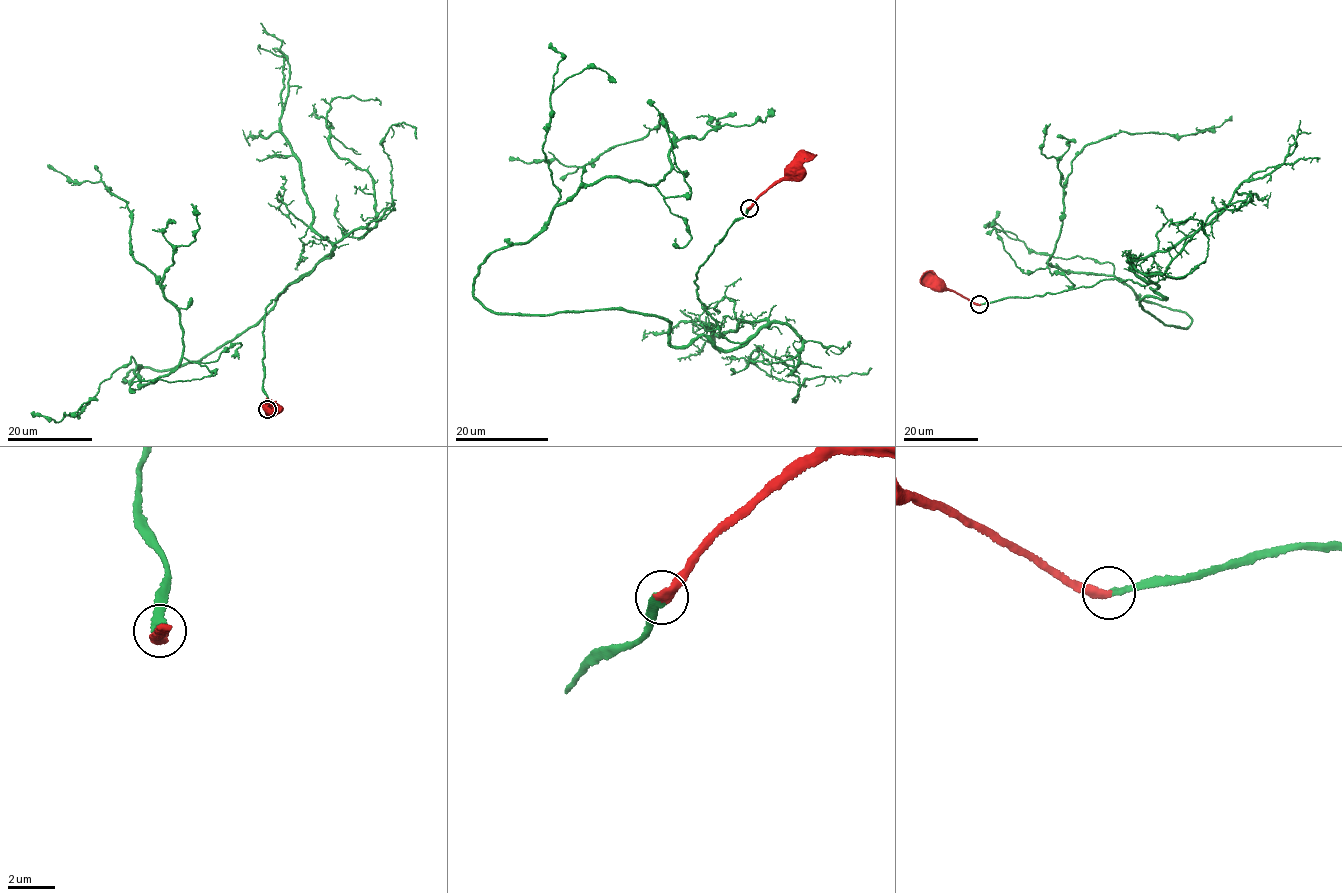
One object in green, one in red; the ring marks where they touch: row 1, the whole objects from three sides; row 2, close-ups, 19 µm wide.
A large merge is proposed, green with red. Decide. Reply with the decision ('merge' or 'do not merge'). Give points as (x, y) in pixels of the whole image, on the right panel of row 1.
merge

